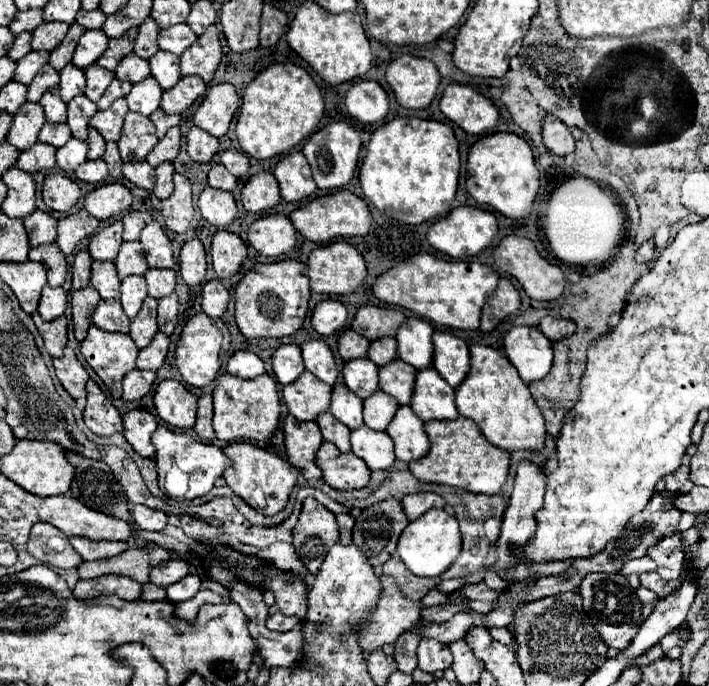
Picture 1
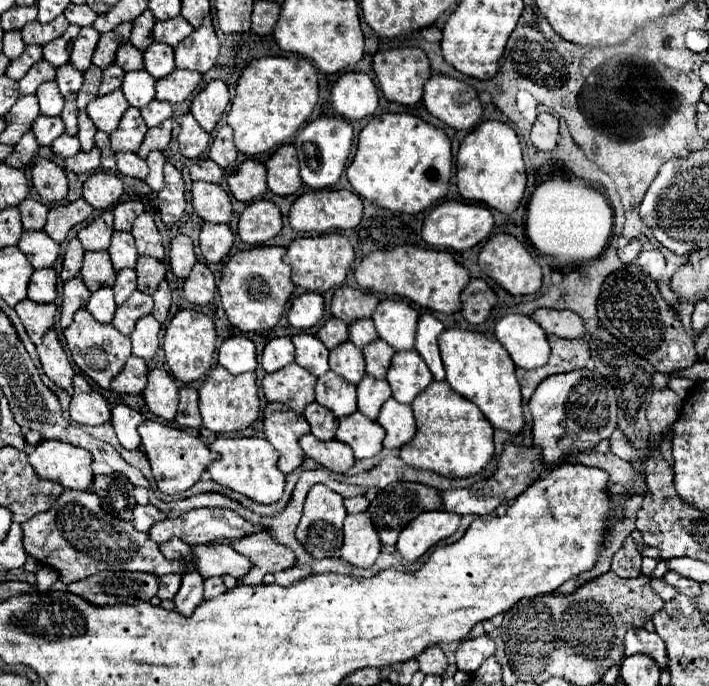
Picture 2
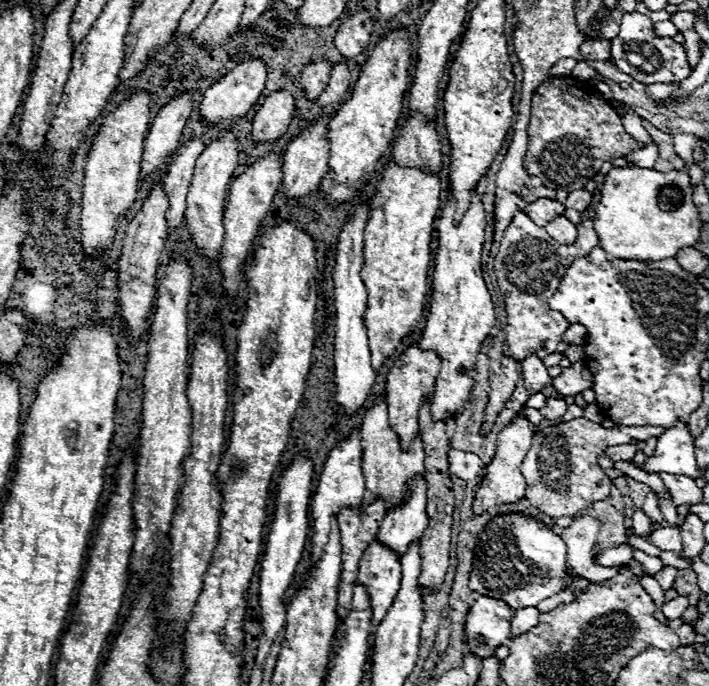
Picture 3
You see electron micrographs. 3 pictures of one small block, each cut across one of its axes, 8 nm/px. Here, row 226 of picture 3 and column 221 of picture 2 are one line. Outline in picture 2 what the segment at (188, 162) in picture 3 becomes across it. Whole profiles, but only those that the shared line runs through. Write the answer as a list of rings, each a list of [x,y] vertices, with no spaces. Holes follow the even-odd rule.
[[[204,158],[204,160],[198,160],[192,164],[190,178],[202,180],[202,182],[220,182],[224,178],[224,170],[210,158]]]

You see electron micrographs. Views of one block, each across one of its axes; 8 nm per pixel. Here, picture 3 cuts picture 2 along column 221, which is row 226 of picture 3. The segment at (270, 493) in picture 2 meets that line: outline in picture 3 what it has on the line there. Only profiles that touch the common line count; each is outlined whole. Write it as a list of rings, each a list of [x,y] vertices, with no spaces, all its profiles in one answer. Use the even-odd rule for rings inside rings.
[[[448,192],[448,202],[442,208],[442,216],[440,216],[440,222],[438,222],[438,250],[436,250],[436,258],[434,258],[428,320],[426,320],[426,326],[424,326],[420,344],[418,344],[420,350],[432,350],[440,356],[442,366],[440,366],[440,374],[438,374],[436,386],[434,386],[432,416],[434,416],[434,420],[444,420],[444,422],[454,418],[458,412],[462,412],[464,406],[470,402],[472,386],[474,386],[474,374],[476,374],[476,358],[478,358],[480,346],[488,338],[490,330],[494,328],[494,320],[496,320],[494,318],[494,304],[492,304],[490,292],[484,284],[482,266],[480,266],[482,264],[480,254],[482,254],[482,244],[484,244],[484,226],[486,226],[480,196],[478,196],[478,192],[472,194],[472,204],[466,210],[466,214],[462,216],[462,220],[458,222],[458,226],[454,226],[454,222],[452,222],[454,206],[456,206],[456,200]]]

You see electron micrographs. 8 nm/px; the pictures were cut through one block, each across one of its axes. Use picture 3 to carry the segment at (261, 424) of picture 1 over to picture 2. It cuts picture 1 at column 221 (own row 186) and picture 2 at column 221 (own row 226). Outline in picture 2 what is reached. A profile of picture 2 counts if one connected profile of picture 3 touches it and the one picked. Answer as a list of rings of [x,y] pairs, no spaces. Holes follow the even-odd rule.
[[[218,364],[218,366],[212,368],[206,382],[200,386],[198,396],[200,396],[202,424],[212,432],[244,430],[258,418],[258,412],[260,412],[260,396],[258,396],[254,372],[234,376],[228,370],[224,370],[224,366]]]

